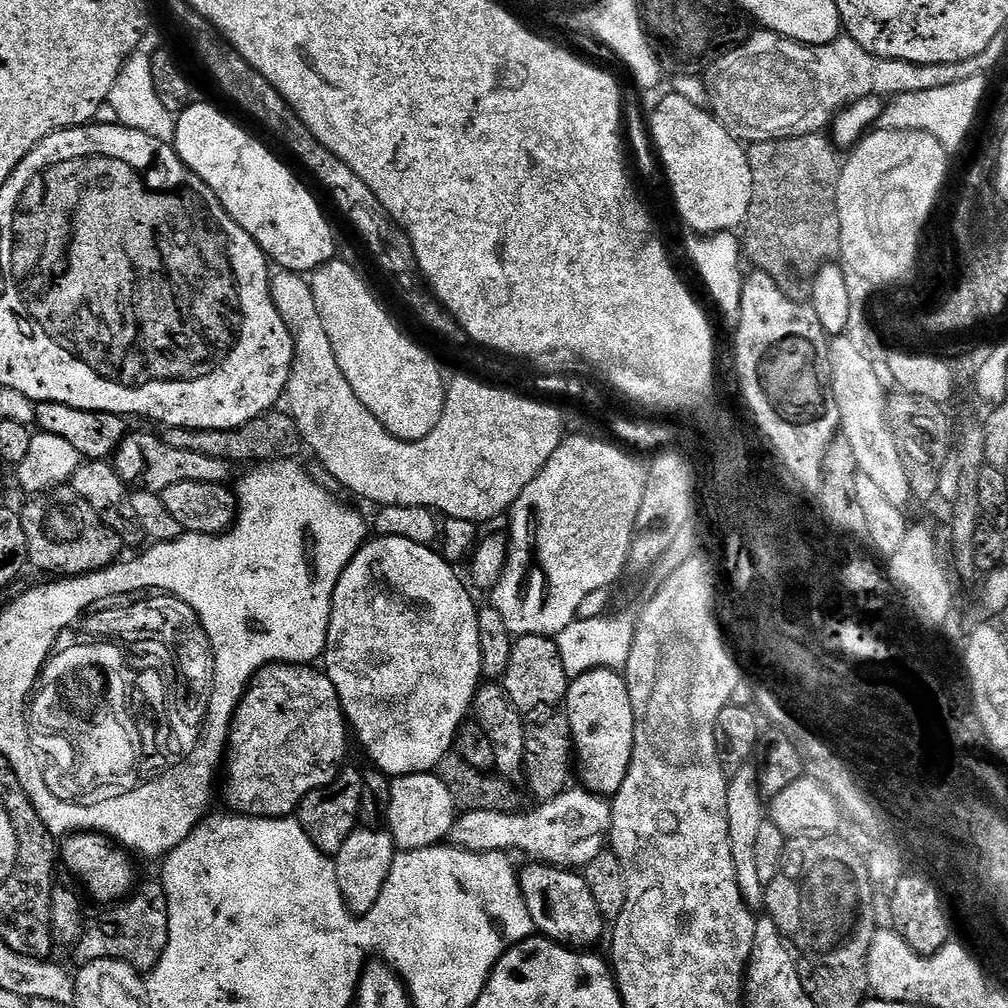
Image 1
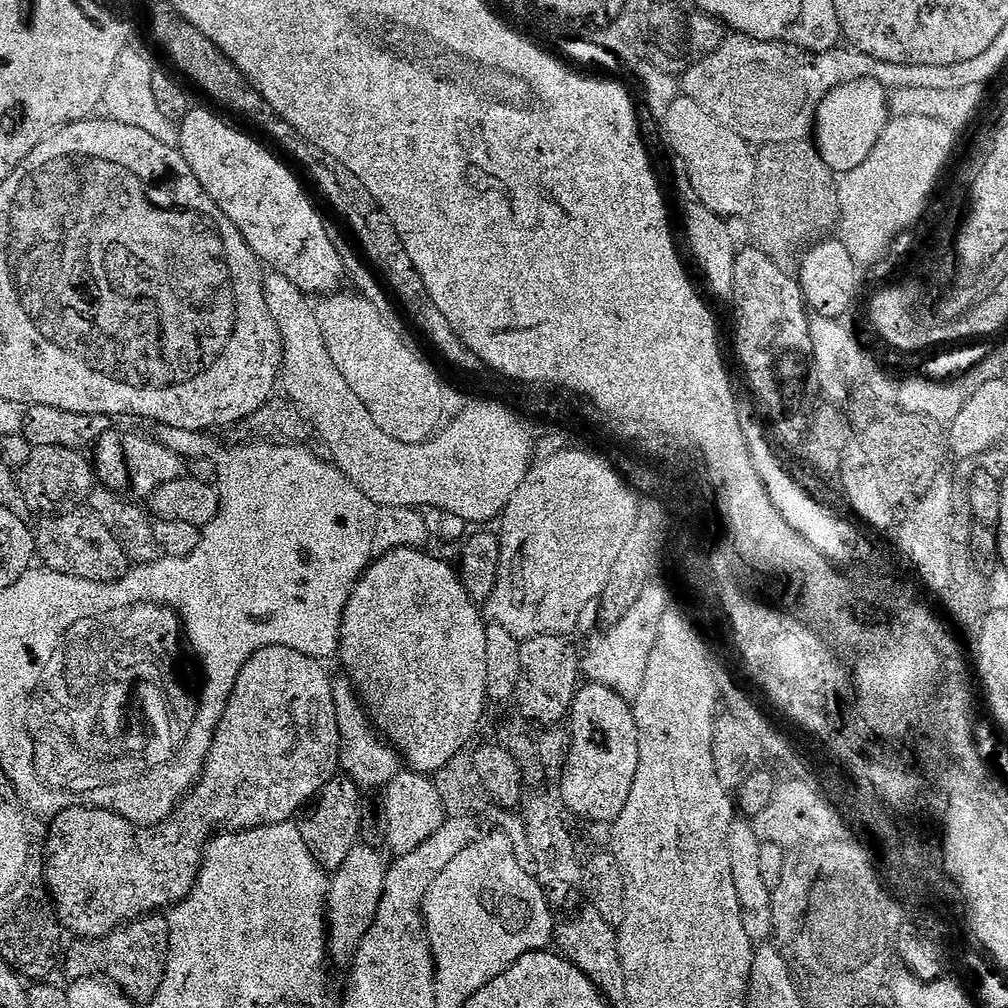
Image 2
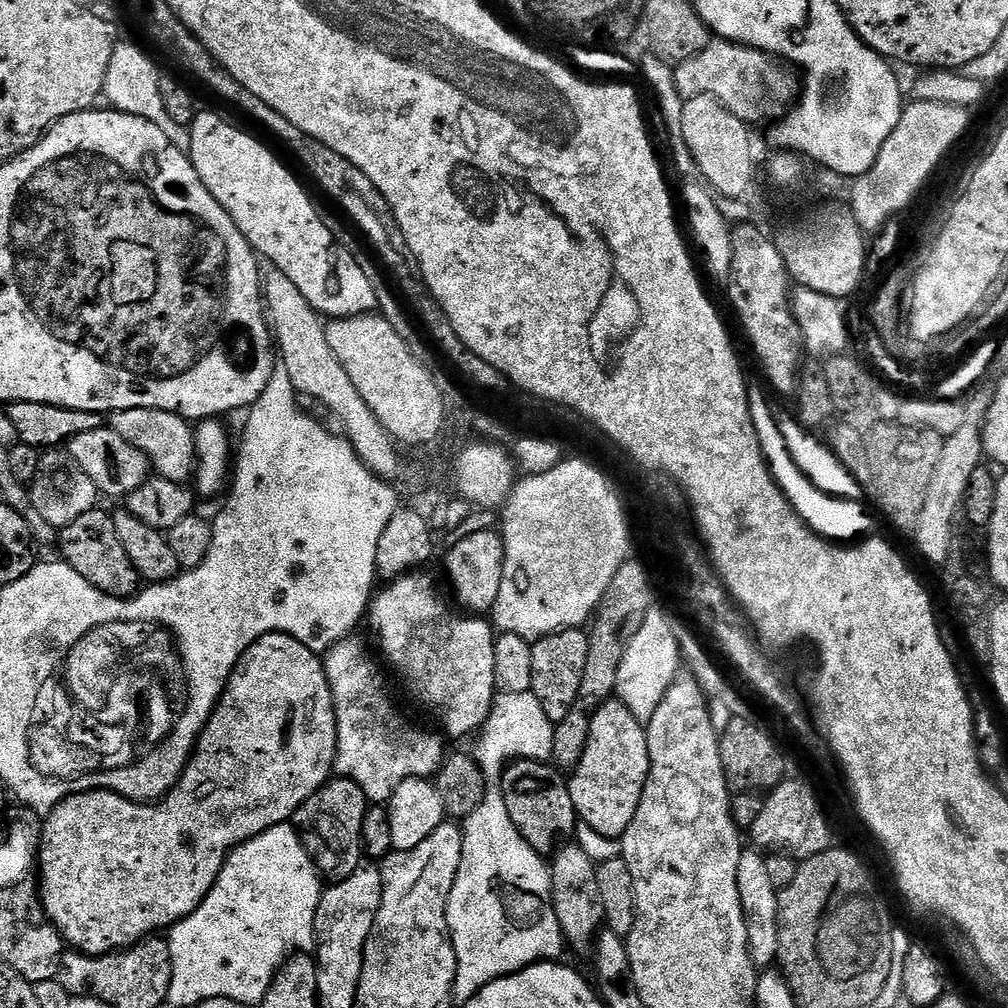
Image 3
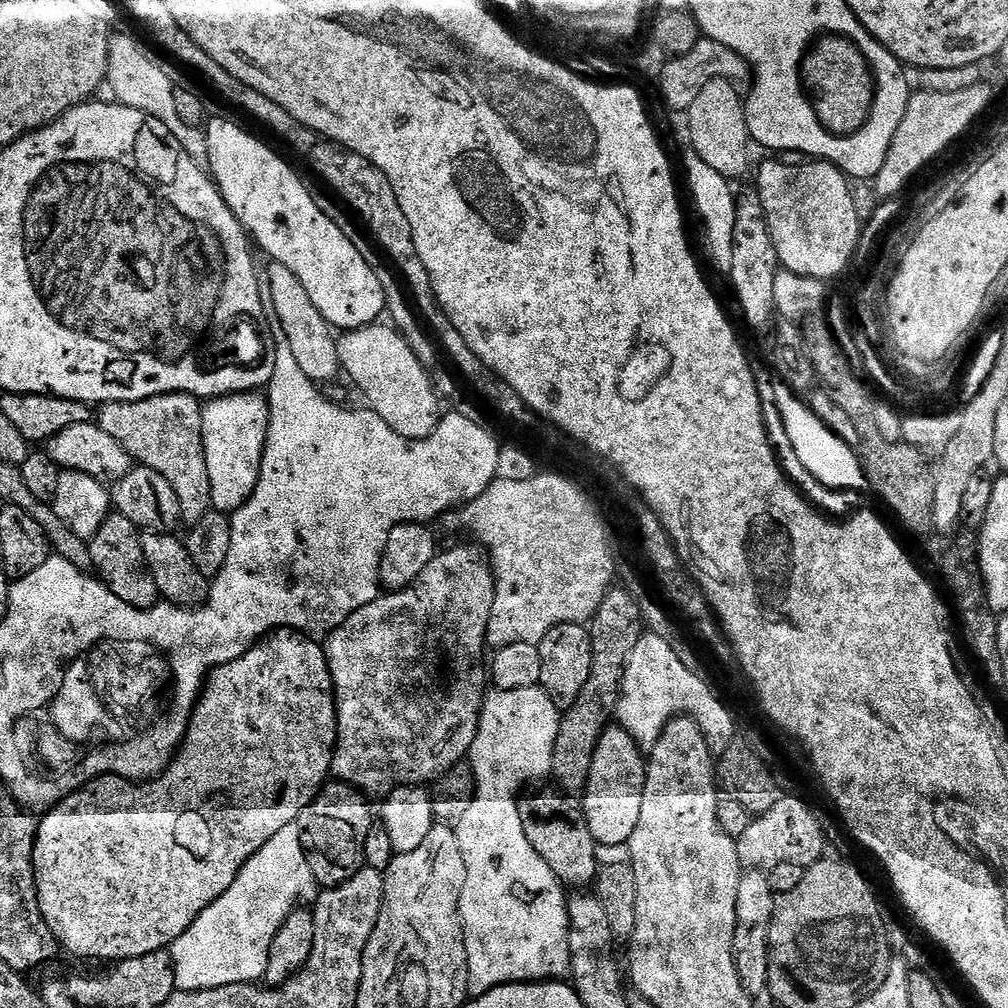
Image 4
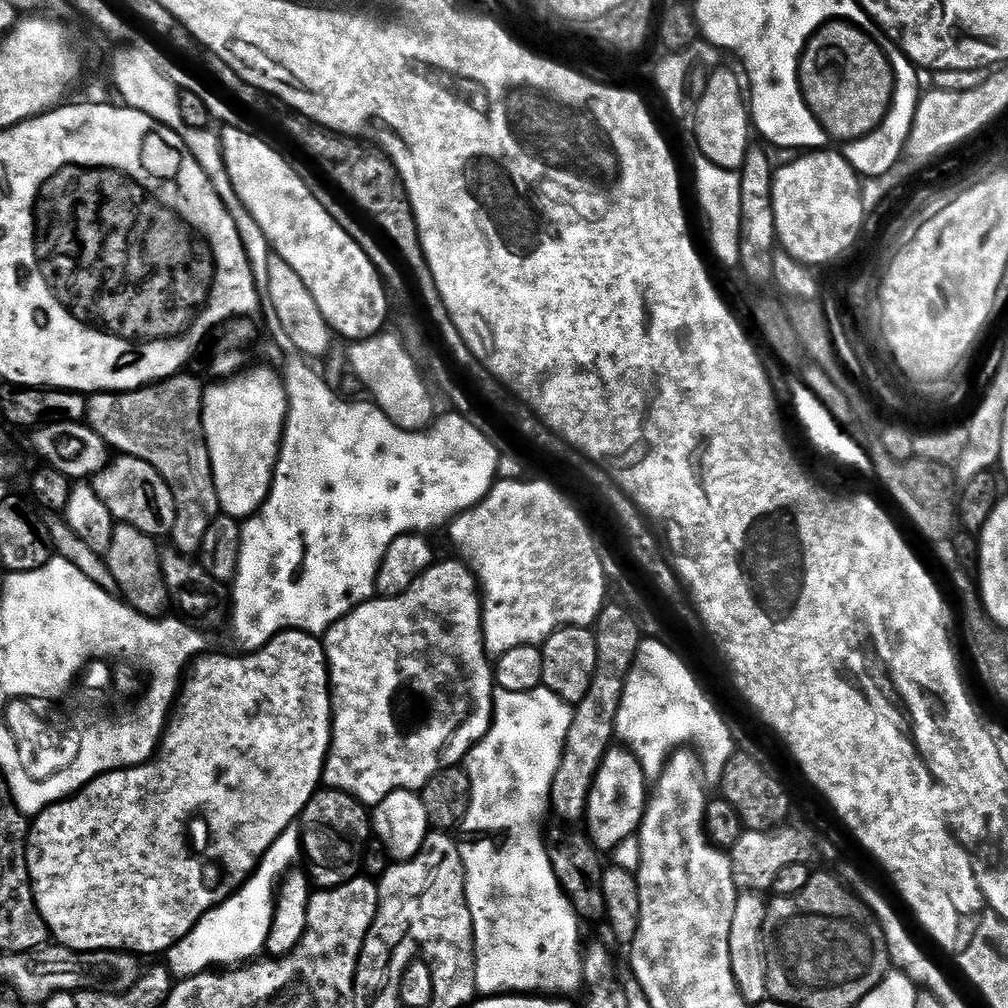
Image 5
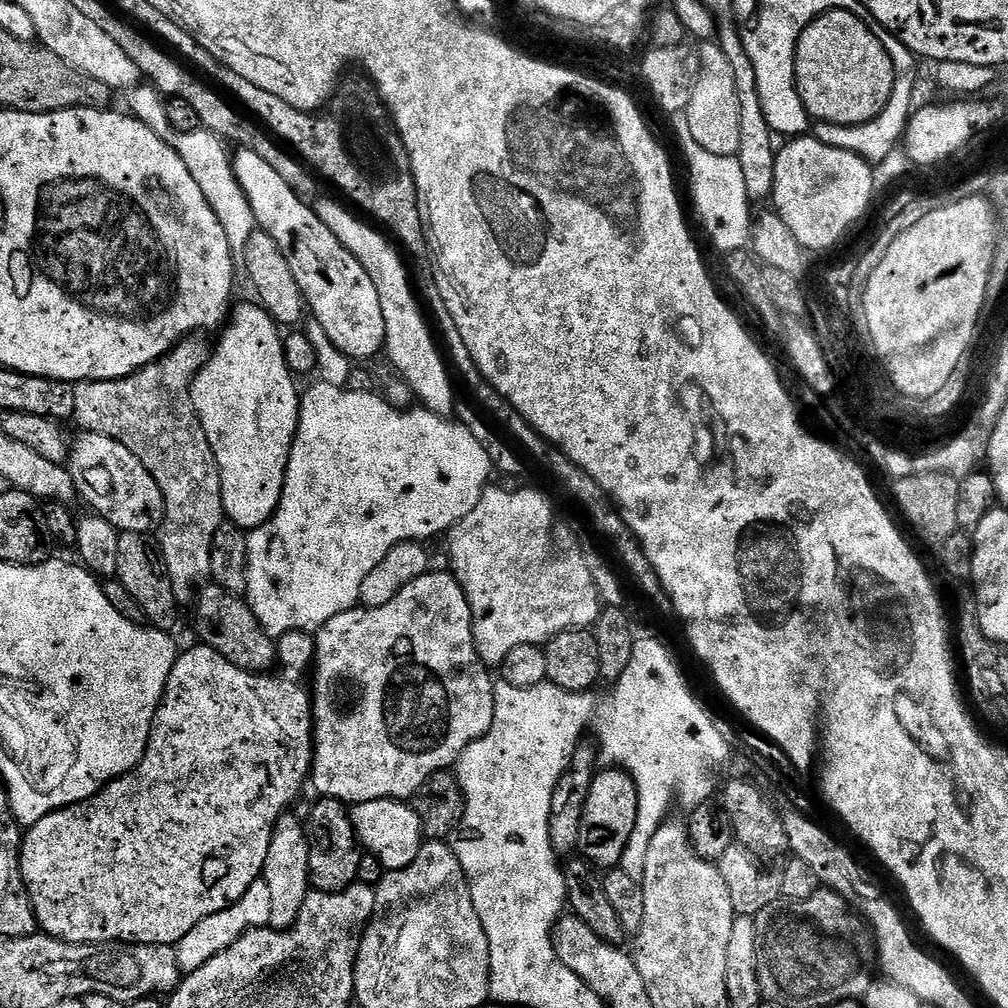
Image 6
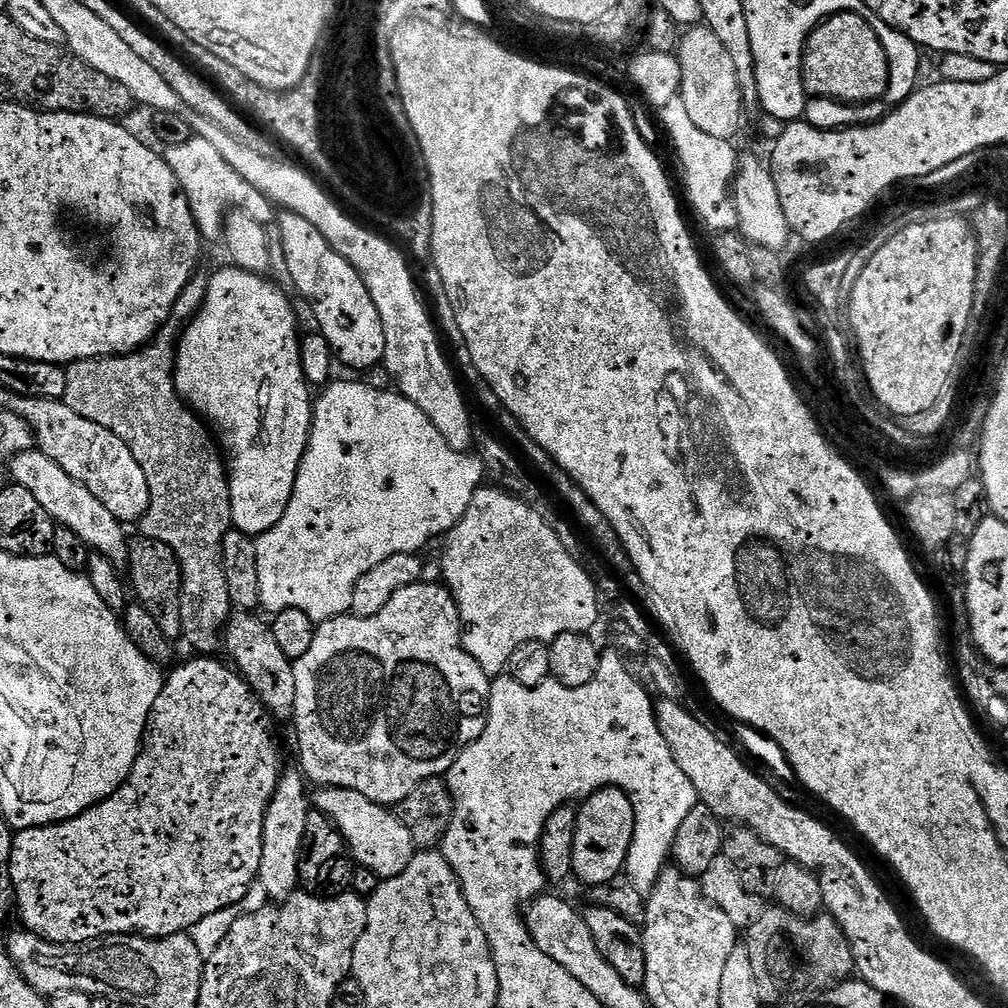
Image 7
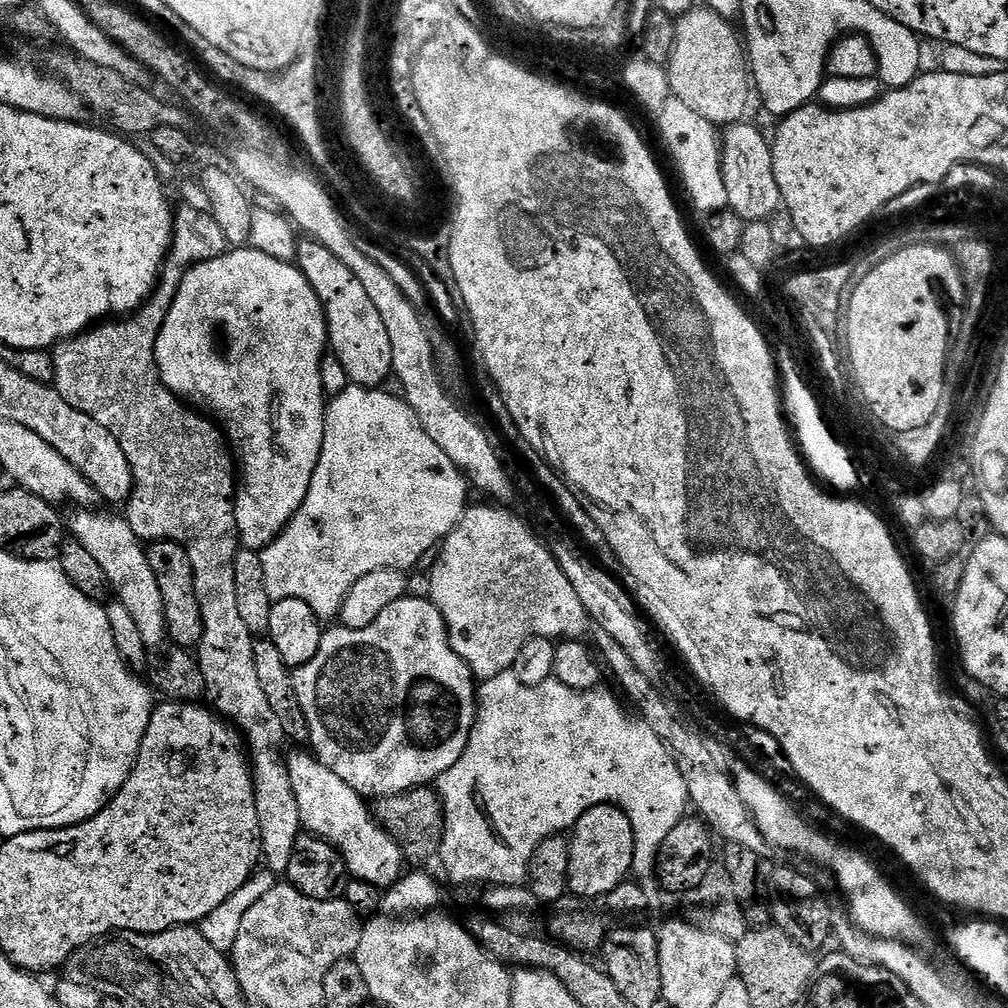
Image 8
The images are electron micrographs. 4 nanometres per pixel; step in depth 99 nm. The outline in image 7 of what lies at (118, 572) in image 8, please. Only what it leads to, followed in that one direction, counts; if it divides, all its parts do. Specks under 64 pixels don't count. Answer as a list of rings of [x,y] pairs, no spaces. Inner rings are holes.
[[[33,450],[18,454],[11,462],[10,476],[15,484],[30,490],[34,498],[38,498],[39,504],[46,509],[46,514],[56,521],[57,525],[62,528],[69,528],[87,544],[93,553],[100,553],[109,559],[112,564],[124,566],[128,563],[128,546],[130,536],[127,536],[125,525],[120,523],[82,482],[70,478],[58,462],[54,462],[45,452]]]

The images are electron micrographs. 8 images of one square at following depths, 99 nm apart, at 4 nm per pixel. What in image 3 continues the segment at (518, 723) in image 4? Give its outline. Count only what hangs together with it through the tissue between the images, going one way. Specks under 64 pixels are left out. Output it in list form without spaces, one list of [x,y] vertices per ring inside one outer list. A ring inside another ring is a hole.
[[[533,691],[499,693],[492,702],[488,720],[478,733],[474,759],[489,781],[499,781],[513,760],[547,761],[554,746],[554,723]],[[492,786],[485,791],[478,810],[474,810],[474,814],[470,814],[463,821],[462,831],[464,834],[462,862],[458,866],[458,878],[454,878],[454,886],[450,890],[450,898],[446,906],[448,933],[452,935],[452,945],[454,946],[454,954],[456,955],[456,981],[454,982],[454,990],[452,991],[452,999],[460,1006],[463,1006],[466,1002],[470,1002],[470,998],[478,995],[490,982],[494,982],[498,978],[509,976],[515,972],[521,972],[523,968],[528,968],[531,964],[559,961],[563,957],[560,955],[566,952],[566,941],[560,929],[558,918],[554,914],[554,906],[552,905],[552,874],[549,865],[546,863],[545,857],[541,853],[535,852],[524,841],[522,834],[518,834],[514,822],[510,822],[510,814],[506,810],[504,795],[500,793],[499,787]]]

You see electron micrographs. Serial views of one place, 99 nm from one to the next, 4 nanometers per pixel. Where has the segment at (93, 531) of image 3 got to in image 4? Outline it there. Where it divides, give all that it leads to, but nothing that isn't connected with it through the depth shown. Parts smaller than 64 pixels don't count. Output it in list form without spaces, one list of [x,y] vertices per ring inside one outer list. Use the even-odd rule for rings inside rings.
[[[109,514],[101,528],[87,541],[92,568],[100,583],[105,584],[122,602],[135,608],[153,608],[160,600],[160,592],[154,586],[154,578],[148,572],[140,549],[141,533],[130,522],[130,518]]]

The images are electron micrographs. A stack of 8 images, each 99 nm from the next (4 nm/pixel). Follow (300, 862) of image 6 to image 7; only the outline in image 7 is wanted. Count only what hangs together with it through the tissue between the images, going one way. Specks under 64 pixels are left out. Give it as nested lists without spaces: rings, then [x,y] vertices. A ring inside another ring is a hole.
[[[285,767],[274,790],[272,800],[262,822],[262,866],[258,883],[266,886],[269,901],[283,902],[295,896],[300,888],[300,851],[302,838],[306,834],[306,818],[310,811],[310,792],[306,777],[299,767]]]

